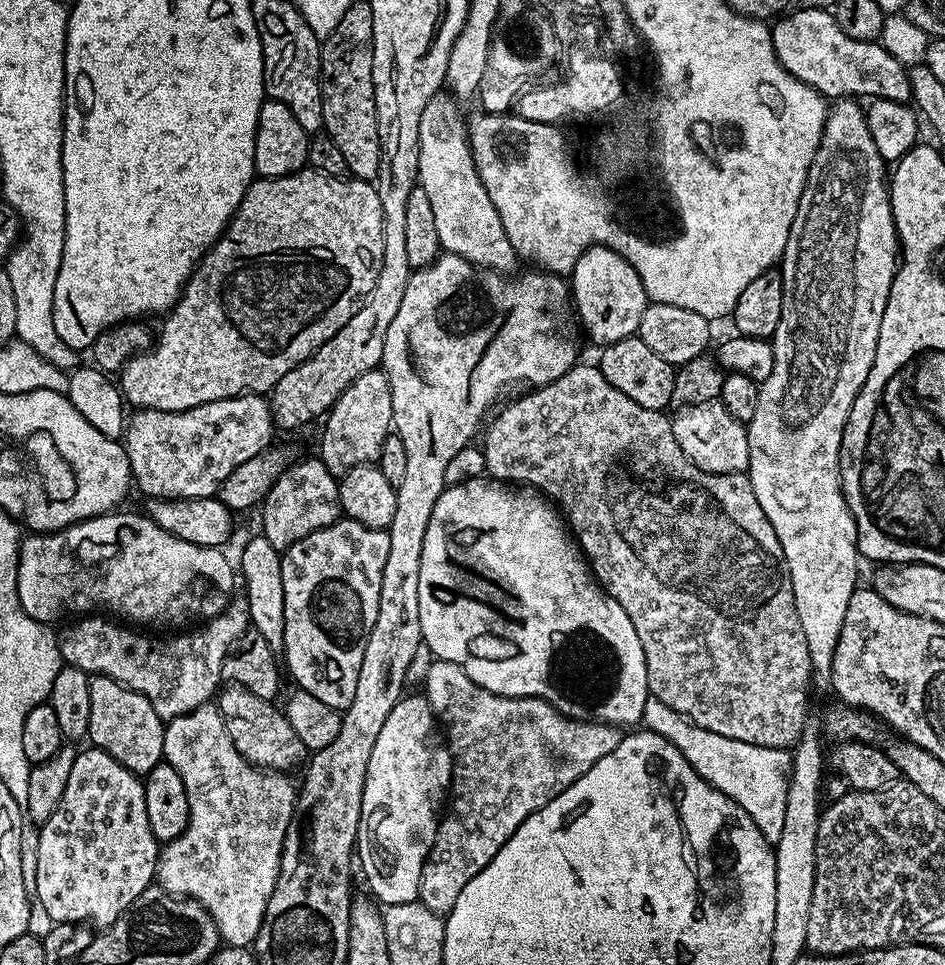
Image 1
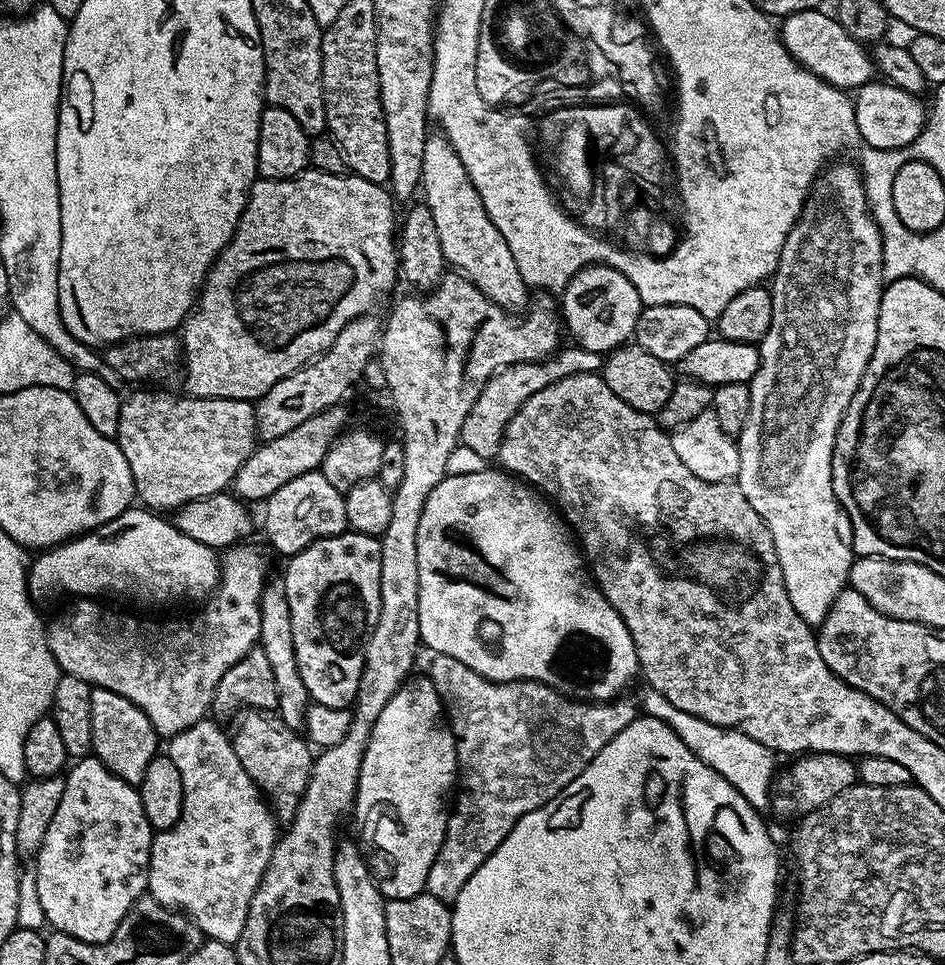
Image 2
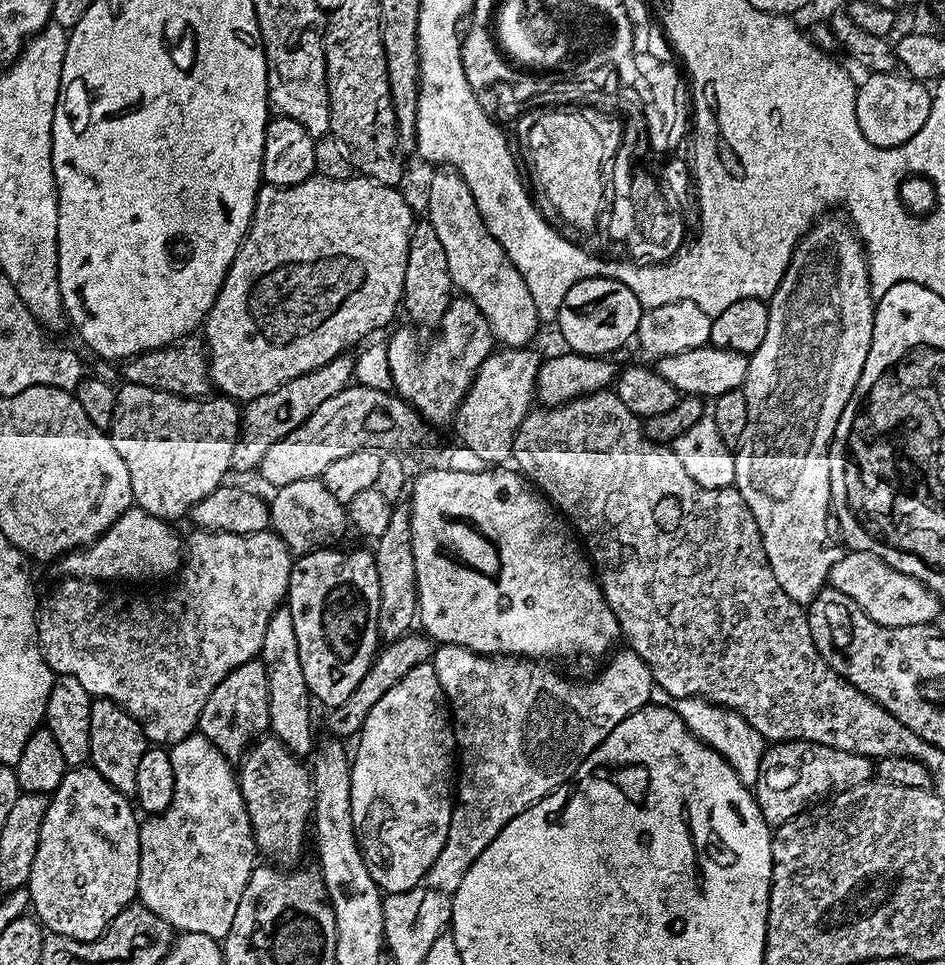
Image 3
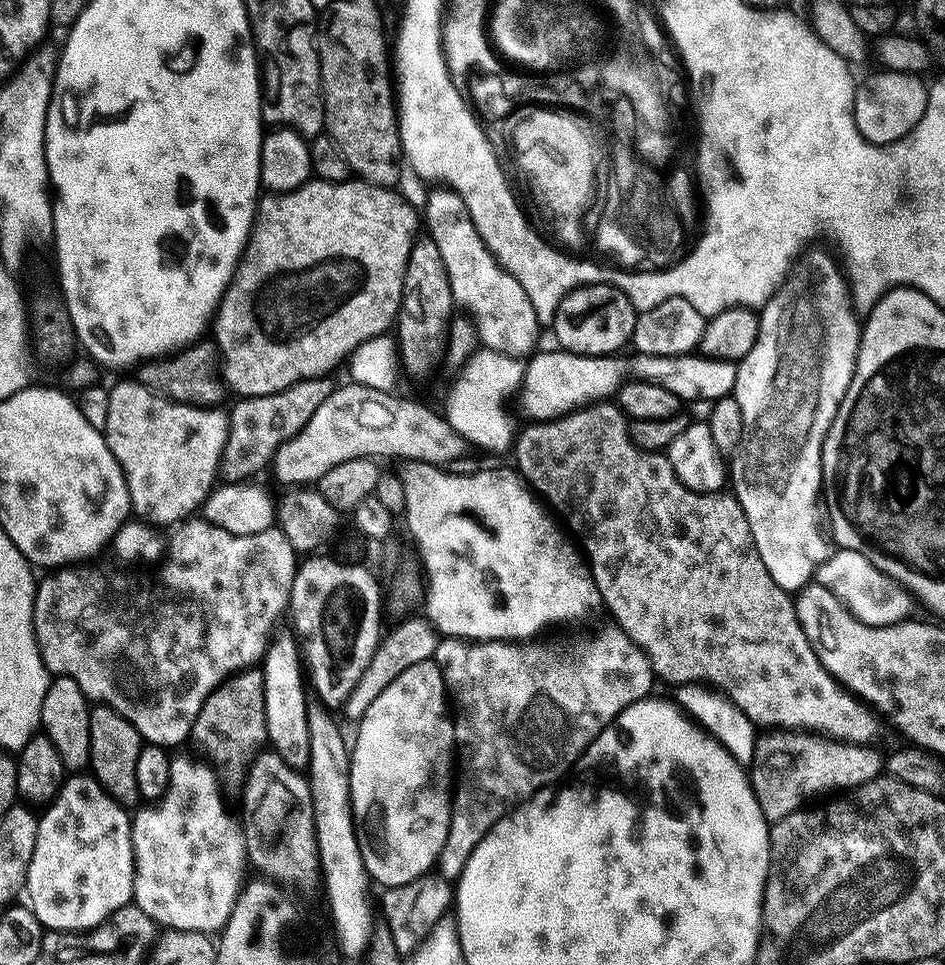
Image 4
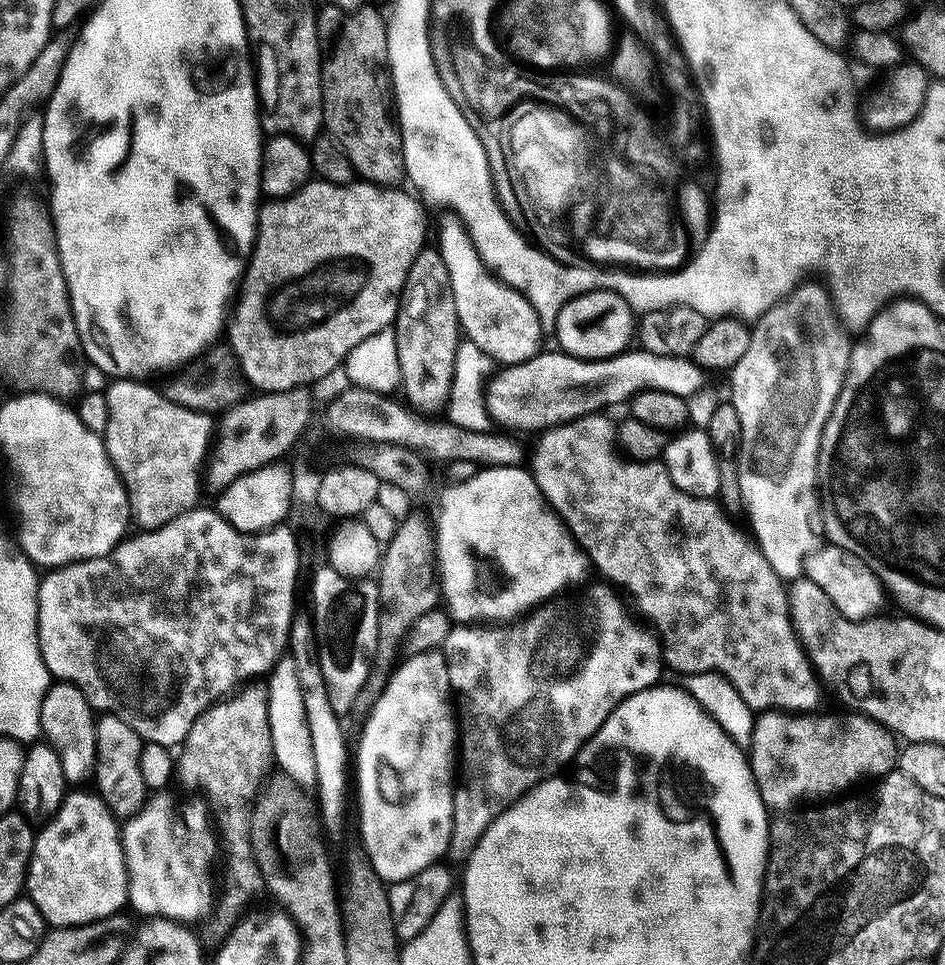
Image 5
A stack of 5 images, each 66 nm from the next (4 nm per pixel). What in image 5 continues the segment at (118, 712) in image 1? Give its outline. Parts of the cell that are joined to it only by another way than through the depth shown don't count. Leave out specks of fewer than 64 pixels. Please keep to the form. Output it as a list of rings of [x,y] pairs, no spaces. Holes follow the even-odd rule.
[[[101,715],[96,722],[96,770],[94,784],[97,784],[98,795],[104,804],[111,809],[117,821],[129,820],[137,816],[150,796],[150,789],[142,778],[140,755],[144,744],[135,732],[122,718]]]

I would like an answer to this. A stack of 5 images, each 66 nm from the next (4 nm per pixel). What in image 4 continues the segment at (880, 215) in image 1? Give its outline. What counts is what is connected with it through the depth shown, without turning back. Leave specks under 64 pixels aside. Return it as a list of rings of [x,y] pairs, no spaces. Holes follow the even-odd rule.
[[[820,256],[817,258],[816,265],[813,266],[808,280],[802,281],[801,284],[791,284],[789,283],[787,286],[781,287],[780,291],[759,309],[760,339],[754,342],[750,354],[746,354],[746,358],[739,361],[736,370],[734,395],[738,406],[742,406],[744,433],[740,439],[740,446],[737,448],[735,457],[730,464],[730,484],[736,487],[734,489],[735,498],[746,514],[748,525],[752,531],[752,541],[762,558],[762,562],[766,566],[766,570],[770,570],[770,578],[774,578],[774,582],[778,582],[778,586],[783,592],[795,594],[810,583],[819,564],[823,563],[830,555],[829,541],[826,539],[826,536],[826,541],[824,541],[824,536],[820,533],[822,516],[821,513],[820,516],[816,513],[816,504],[818,508],[822,500],[822,481],[820,479],[822,474],[822,446],[824,445],[826,434],[832,425],[834,414],[838,414],[838,406],[842,402],[842,398],[852,381],[854,366],[856,365],[856,355],[860,349],[862,324],[854,313],[850,294],[846,289],[845,277],[838,268],[836,270],[835,266],[826,257]]]

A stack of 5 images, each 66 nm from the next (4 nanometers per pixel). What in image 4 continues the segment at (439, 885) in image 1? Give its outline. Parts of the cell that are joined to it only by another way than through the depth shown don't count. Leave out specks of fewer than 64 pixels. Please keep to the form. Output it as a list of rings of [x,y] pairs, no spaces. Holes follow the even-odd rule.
[[[623,632],[620,638],[600,638],[590,646],[580,648],[576,652],[574,662],[568,658],[562,660],[550,660],[550,656],[544,656],[538,652],[538,648],[528,645],[527,642],[509,642],[507,640],[481,640],[473,642],[465,638],[444,638],[439,641],[434,657],[444,674],[444,686],[450,697],[451,707],[454,709],[454,740],[458,745],[458,775],[454,780],[454,795],[452,798],[452,817],[450,818],[450,830],[446,834],[446,846],[442,846],[438,861],[439,875],[445,876],[448,881],[455,881],[462,873],[470,854],[486,838],[488,831],[503,816],[520,807],[525,800],[531,800],[537,792],[563,781],[569,771],[573,771],[574,765],[580,755],[591,746],[594,738],[604,728],[613,727],[617,716],[622,710],[626,710],[634,702],[645,699],[652,688],[654,673],[652,663],[648,660],[648,653],[628,635]],[[546,694],[546,706],[550,696],[550,708],[556,706],[556,714],[560,722],[560,730],[564,734],[558,736],[544,736],[542,740],[542,752],[544,760],[540,764],[540,776],[530,774],[524,766],[520,766],[516,760],[510,760],[510,752],[506,752],[506,744],[500,742],[502,730],[516,718],[516,714],[524,712],[528,702],[534,702],[538,706],[536,696]],[[566,718],[572,722],[572,730],[566,732]]]

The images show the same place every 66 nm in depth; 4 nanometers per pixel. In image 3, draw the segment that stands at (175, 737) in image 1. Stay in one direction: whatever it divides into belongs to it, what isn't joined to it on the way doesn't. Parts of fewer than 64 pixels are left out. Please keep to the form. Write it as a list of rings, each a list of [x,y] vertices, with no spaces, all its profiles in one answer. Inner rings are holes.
[[[193,734],[182,738],[178,743],[171,745],[170,755],[174,766],[174,798],[166,811],[145,819],[140,825],[140,877],[138,878],[138,900],[145,904],[151,912],[158,914],[174,930],[181,933],[201,932],[210,938],[223,941],[228,935],[230,926],[234,926],[234,913],[238,910],[238,902],[242,902],[242,890],[246,890],[246,882],[252,876],[252,869],[257,867],[256,840],[252,837],[254,825],[244,804],[243,794],[240,793],[240,782],[237,773],[232,770],[229,757],[223,756],[204,736]]]

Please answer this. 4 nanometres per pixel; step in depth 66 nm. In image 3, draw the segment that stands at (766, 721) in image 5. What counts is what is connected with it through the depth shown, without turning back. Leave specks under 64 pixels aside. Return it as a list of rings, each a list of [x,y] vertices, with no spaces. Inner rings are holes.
[[[781,740],[765,747],[760,759],[760,773],[754,785],[756,805],[769,826],[785,824],[805,808],[837,793],[866,784],[874,776],[869,757],[822,746],[809,740]]]

